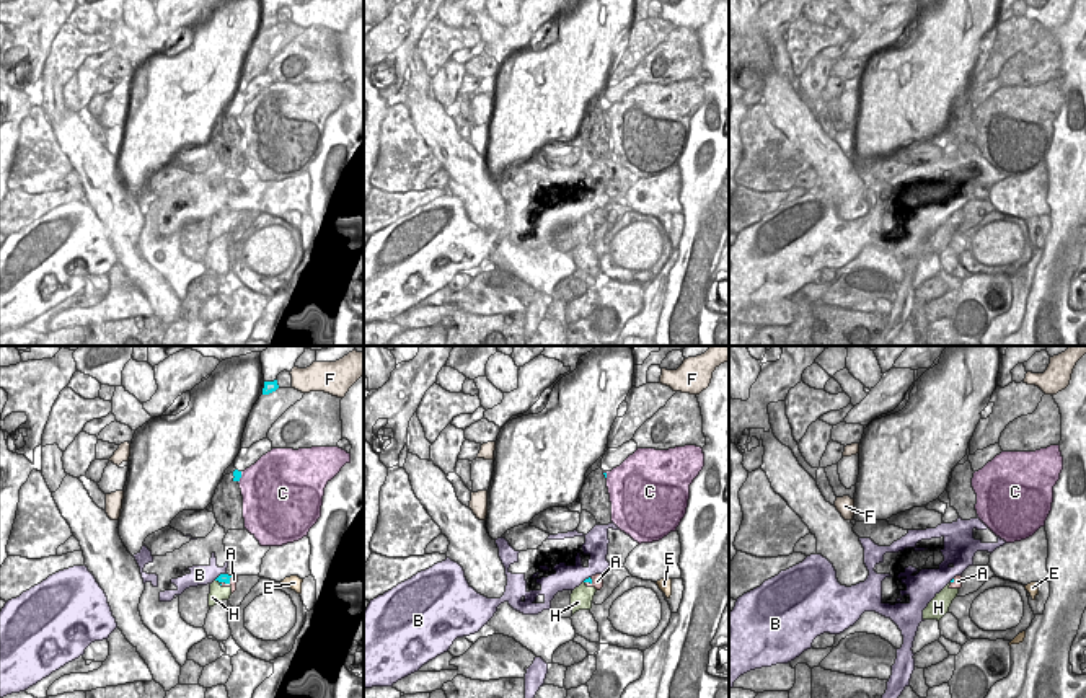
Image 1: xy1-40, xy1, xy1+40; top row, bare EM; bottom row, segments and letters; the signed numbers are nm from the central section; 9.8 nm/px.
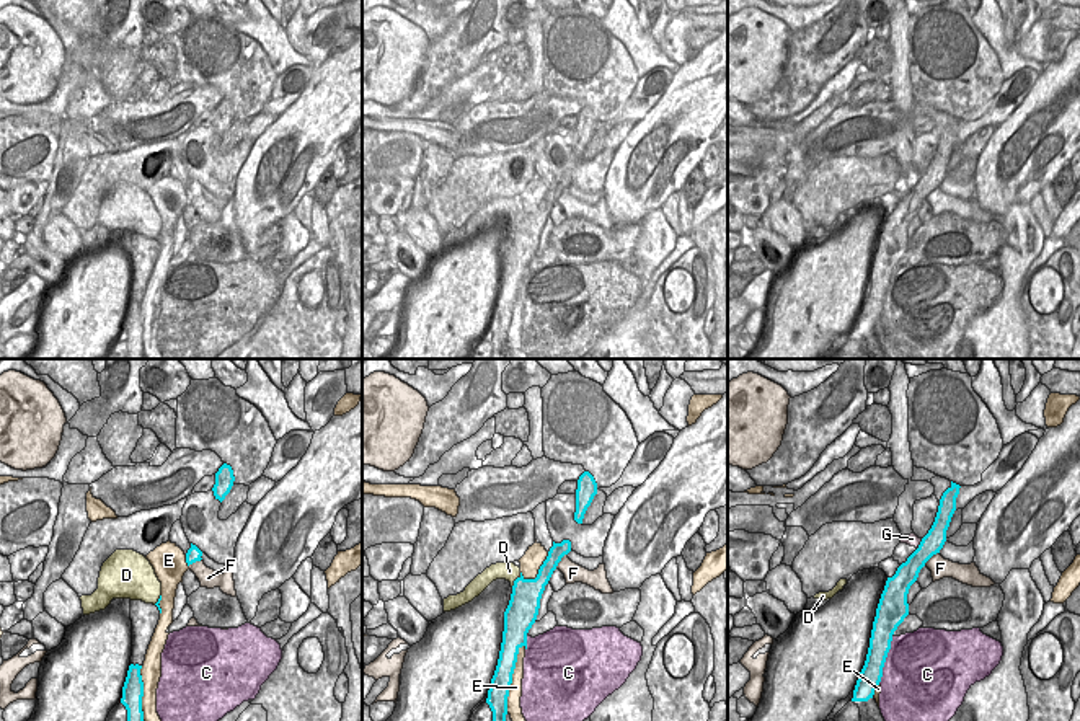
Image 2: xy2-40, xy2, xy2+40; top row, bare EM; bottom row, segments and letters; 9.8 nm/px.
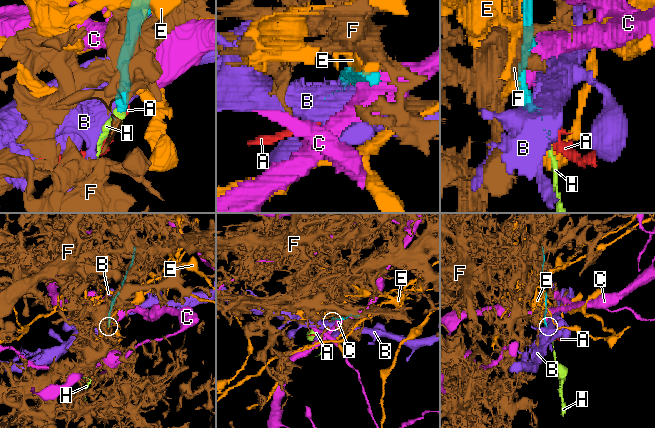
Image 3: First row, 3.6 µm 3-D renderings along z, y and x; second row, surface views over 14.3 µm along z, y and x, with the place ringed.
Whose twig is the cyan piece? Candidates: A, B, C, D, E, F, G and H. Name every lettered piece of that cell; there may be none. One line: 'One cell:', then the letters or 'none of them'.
One cell: H

